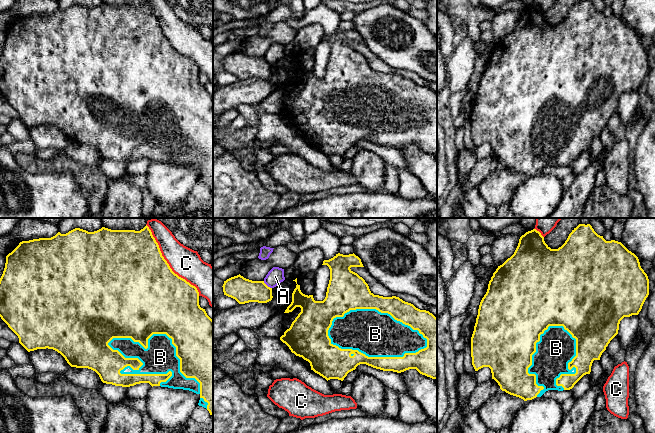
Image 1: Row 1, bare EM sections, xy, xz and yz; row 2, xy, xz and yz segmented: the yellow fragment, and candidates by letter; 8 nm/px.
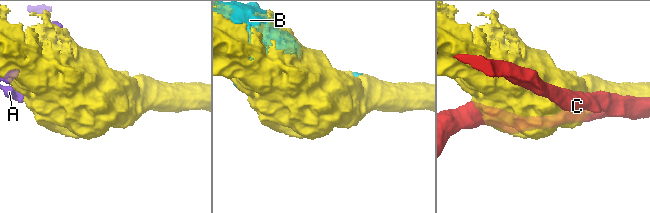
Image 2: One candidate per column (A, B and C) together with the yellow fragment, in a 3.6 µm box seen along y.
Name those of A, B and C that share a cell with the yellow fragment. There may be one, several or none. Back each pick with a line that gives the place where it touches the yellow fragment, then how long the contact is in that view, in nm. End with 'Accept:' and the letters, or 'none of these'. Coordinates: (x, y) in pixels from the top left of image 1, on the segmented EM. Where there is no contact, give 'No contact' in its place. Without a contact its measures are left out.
B: Touches yellow at xy (166, 334). Shared border 850 nm
Accept: B

